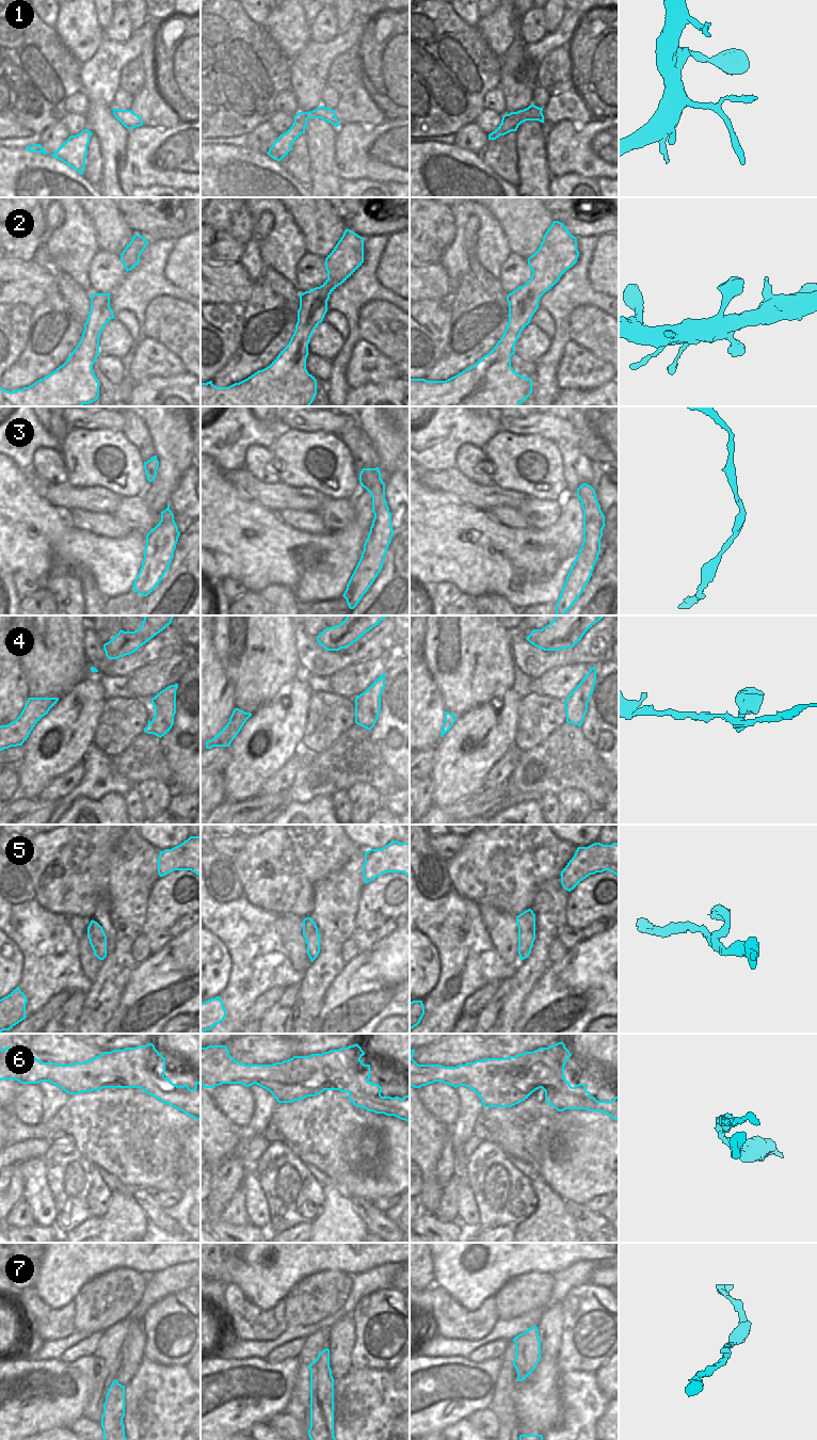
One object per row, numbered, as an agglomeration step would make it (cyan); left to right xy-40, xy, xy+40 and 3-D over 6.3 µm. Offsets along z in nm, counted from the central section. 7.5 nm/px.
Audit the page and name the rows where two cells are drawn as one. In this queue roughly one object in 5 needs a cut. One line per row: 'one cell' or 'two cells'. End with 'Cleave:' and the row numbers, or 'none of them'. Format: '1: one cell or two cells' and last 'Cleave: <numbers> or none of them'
1: one cell
2: one cell
3: one cell
4: one cell
5: one cell
6: one cell
7: one cell
Cleave: none of them

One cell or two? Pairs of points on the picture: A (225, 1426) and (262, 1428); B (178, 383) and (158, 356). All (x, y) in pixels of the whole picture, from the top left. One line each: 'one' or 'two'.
A: two
B: two

